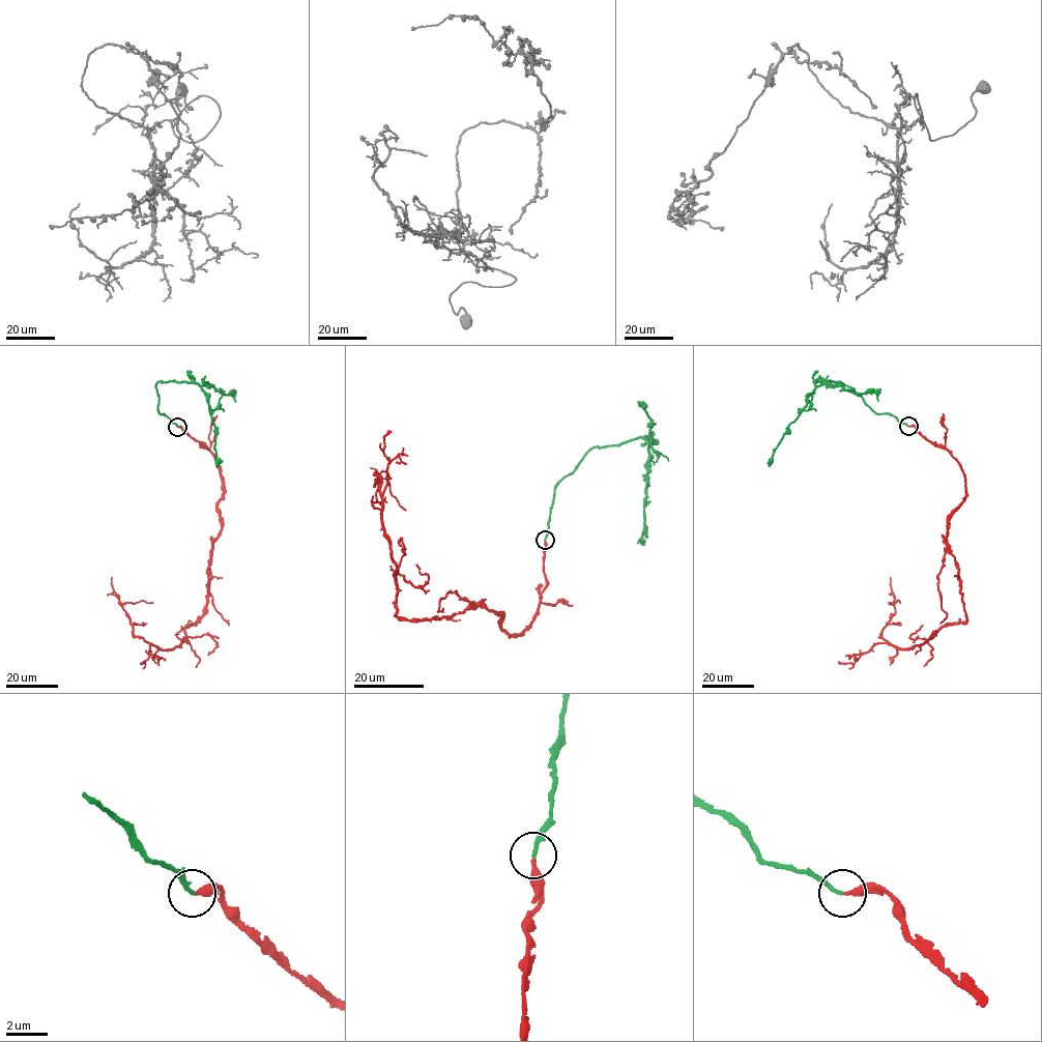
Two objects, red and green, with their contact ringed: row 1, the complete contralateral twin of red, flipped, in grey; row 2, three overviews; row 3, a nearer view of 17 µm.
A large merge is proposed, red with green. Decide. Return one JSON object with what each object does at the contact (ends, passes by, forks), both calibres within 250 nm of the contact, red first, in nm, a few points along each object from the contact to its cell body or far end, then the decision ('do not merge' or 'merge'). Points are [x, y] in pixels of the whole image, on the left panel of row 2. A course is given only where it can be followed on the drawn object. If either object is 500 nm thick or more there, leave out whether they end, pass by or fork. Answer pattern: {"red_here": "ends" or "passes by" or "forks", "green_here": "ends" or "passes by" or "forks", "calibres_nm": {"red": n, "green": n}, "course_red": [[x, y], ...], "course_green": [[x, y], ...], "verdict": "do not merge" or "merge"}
{"red_here": "ends", "green_here": "ends", "calibres_nm": {"red": 280, "green": 180}, "course_red": [[178, 427], [219, 466], [221, 532], [205, 611], [178, 645], [157, 648], [134, 634], [122, 604], [152, 603]], "course_green": [[178, 427], [160, 413], [155, 387], [158, 381], [194, 382], [205, 393], [216, 434], [215, 466]], "verdict": "merge"}

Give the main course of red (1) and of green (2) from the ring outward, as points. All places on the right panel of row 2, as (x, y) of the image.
1: (908, 426), (965, 479), (947, 537), (966, 617), (895, 647), (880, 636), (889, 602), (899, 602)
2: (908, 426), (892, 415), (875, 413), (840, 381), (813, 382), (815, 386), (807, 406), (788, 427), (769, 466)

